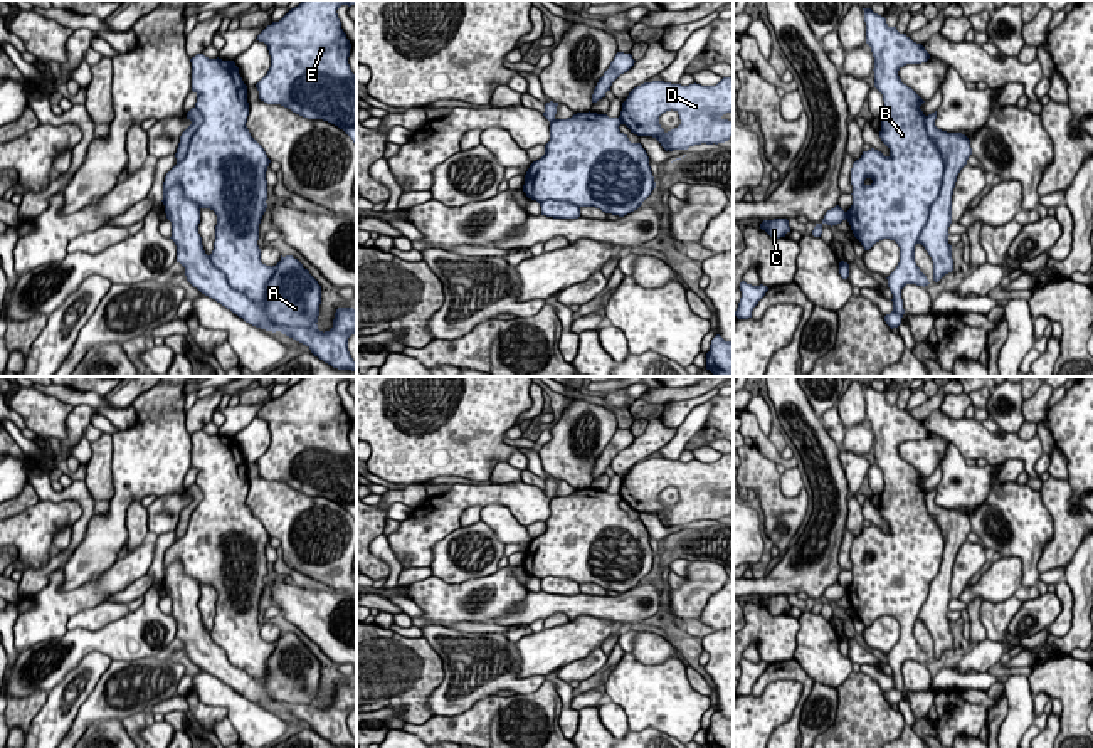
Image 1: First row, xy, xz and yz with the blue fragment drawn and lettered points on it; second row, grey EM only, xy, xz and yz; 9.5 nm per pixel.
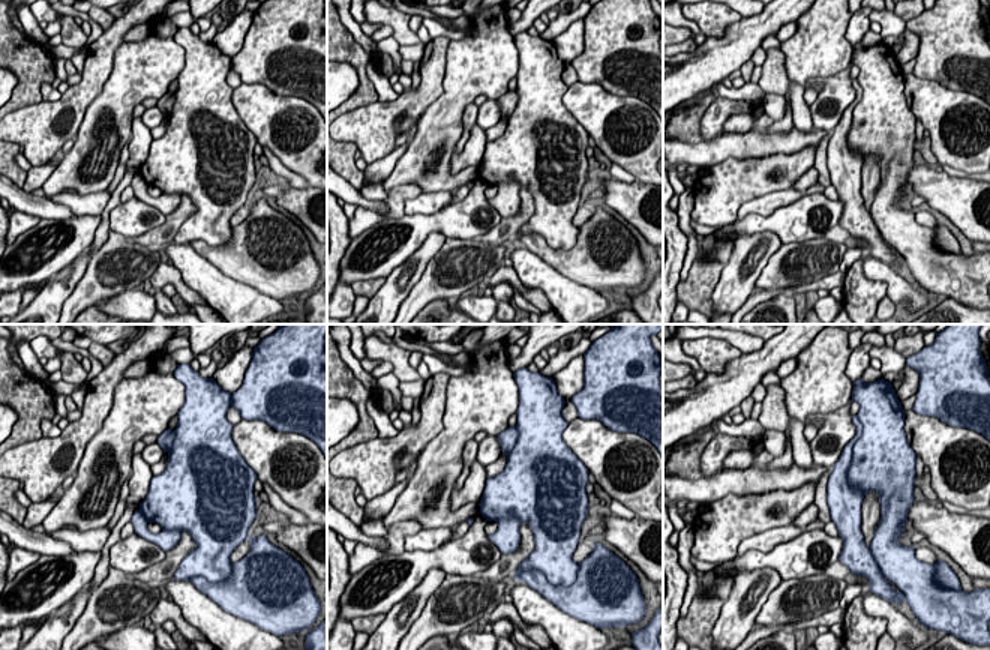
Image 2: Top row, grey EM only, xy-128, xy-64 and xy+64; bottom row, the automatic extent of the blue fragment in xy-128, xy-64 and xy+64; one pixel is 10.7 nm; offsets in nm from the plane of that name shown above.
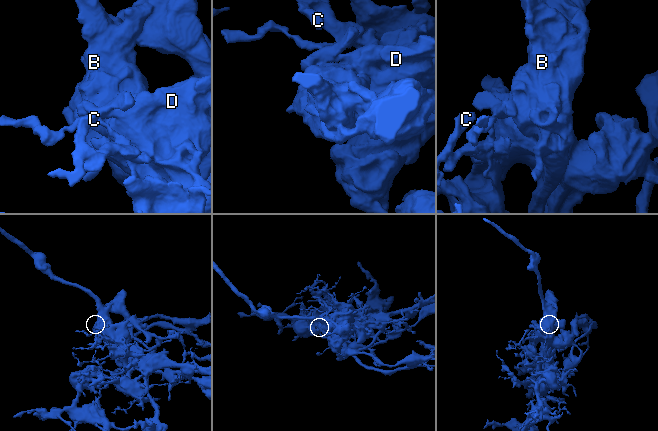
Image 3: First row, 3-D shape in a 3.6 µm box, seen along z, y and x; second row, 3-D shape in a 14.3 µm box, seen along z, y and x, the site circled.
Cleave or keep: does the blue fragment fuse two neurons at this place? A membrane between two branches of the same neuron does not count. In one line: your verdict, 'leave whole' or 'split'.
leave whole

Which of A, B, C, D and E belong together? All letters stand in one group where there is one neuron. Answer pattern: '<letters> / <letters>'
A B C D E

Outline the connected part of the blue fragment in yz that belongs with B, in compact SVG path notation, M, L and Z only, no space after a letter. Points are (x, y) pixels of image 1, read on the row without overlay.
M864 387L866 420L874 434L874 464L883 471L884 489L881 494L881 518L890 524L890 531L871 524L863 528L853 540L851 561L853 582L844 588L839 582L827 587L822 598L816 600L812 612L821 614L822 602L837 602L847 597L854 614L864 627L869 627L883 615L895 617L900 624L900 639L886 654L893 671L893 687L884 693L893 706L901 701L905 691L901 666L906 661L928 662L927 652L915 639L915 622L921 620L933 637L933 657L938 659L953 647L952 622L948 620L948 603L952 600L952 572L960 546L972 531L970 516L962 509L947 509L935 503L937 487L925 493L920 482L925 479L911 464L901 459L898 447L906 440L921 440L930 430L921 420L913 419L896 403L890 403L886 395Z

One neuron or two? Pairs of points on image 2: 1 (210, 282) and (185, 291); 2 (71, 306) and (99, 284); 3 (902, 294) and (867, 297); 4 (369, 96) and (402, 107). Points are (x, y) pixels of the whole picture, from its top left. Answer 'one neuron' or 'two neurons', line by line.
1: two neurons
2: one neuron
3: two neurons
4: two neurons

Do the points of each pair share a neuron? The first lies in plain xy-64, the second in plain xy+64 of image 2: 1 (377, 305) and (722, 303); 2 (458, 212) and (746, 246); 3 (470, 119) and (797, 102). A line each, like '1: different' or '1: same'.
1: same
2: different
3: same

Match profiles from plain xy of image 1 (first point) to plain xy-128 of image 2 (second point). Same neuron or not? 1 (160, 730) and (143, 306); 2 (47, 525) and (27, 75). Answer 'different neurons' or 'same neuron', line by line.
1: same neuron
2: different neurons

